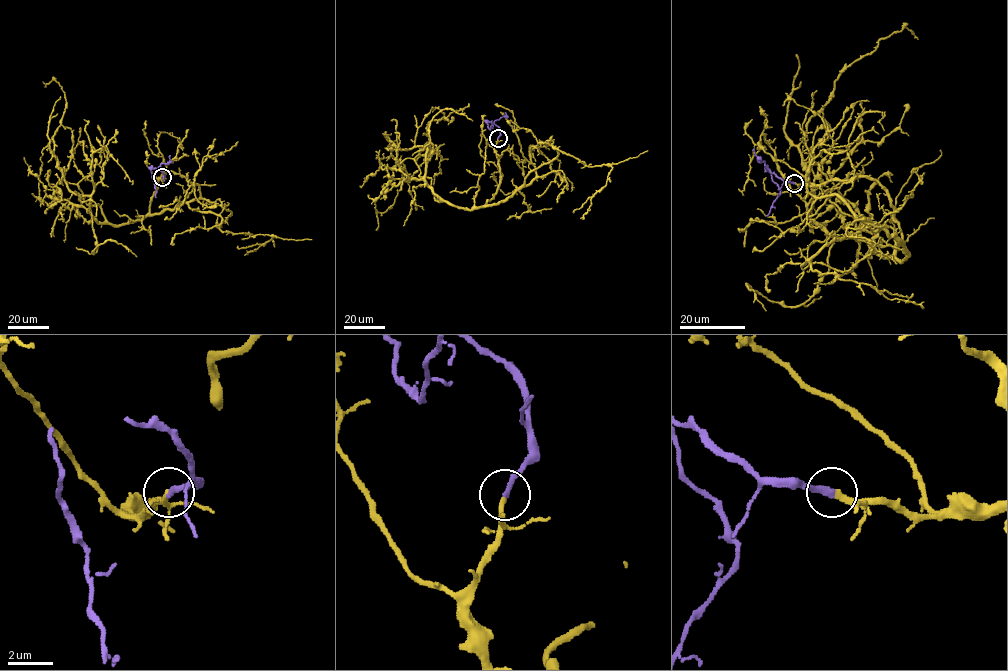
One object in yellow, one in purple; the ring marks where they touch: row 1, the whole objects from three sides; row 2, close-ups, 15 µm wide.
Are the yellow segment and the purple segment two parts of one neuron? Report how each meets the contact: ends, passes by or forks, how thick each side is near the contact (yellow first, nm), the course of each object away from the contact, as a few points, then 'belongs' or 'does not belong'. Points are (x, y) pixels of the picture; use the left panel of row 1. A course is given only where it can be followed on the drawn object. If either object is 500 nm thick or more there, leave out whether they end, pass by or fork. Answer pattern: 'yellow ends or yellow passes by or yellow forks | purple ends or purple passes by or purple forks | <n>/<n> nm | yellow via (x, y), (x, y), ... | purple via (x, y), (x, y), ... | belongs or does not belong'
yellow ends | purple ends | 260/240 nm | yellow via (162, 177), (141, 218), (100, 224), (58, 167), (66, 101), (55, 80), (44, 87) | purple via (162, 177), (161, 171), (151, 169), (156, 197) | belongs

